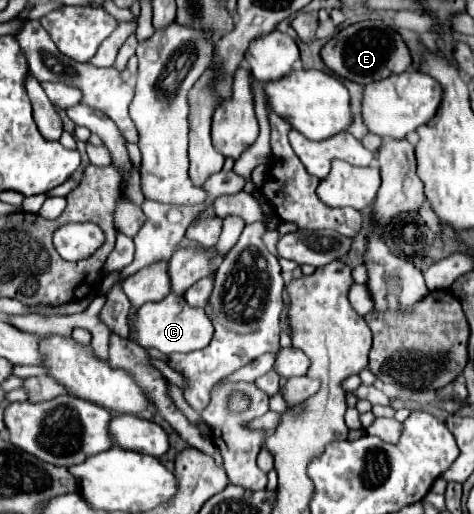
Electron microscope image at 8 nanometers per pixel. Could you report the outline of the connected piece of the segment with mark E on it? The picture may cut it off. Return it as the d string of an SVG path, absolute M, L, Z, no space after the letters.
M362 21L344 27L322 47L320 57L326 63L326 67L334 71L338 77L356 81L360 85L386 79L390 75L400 75L412 63L402 37L382 21Z

